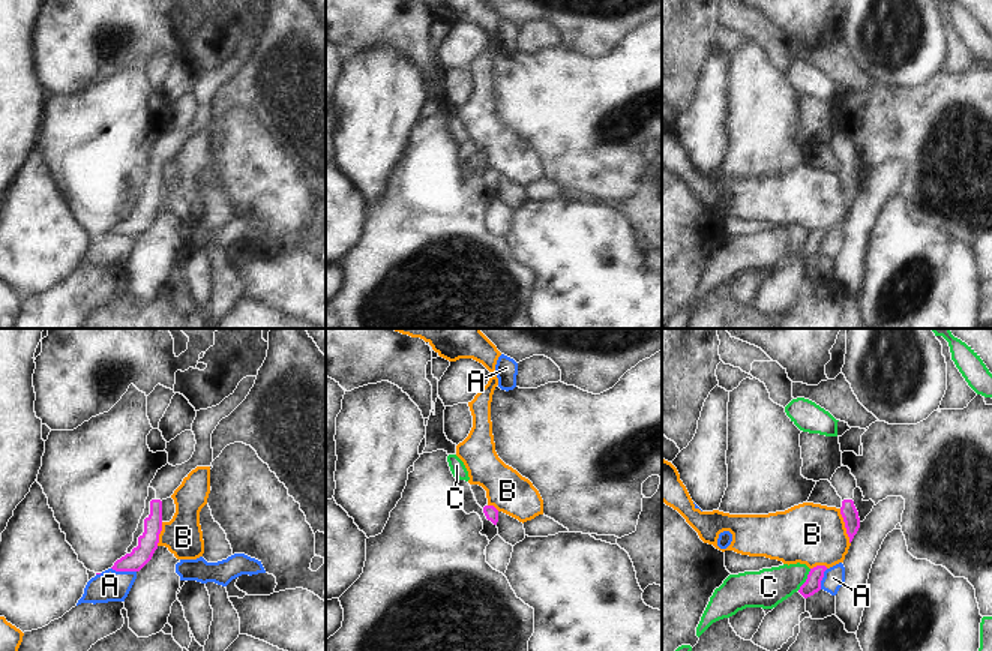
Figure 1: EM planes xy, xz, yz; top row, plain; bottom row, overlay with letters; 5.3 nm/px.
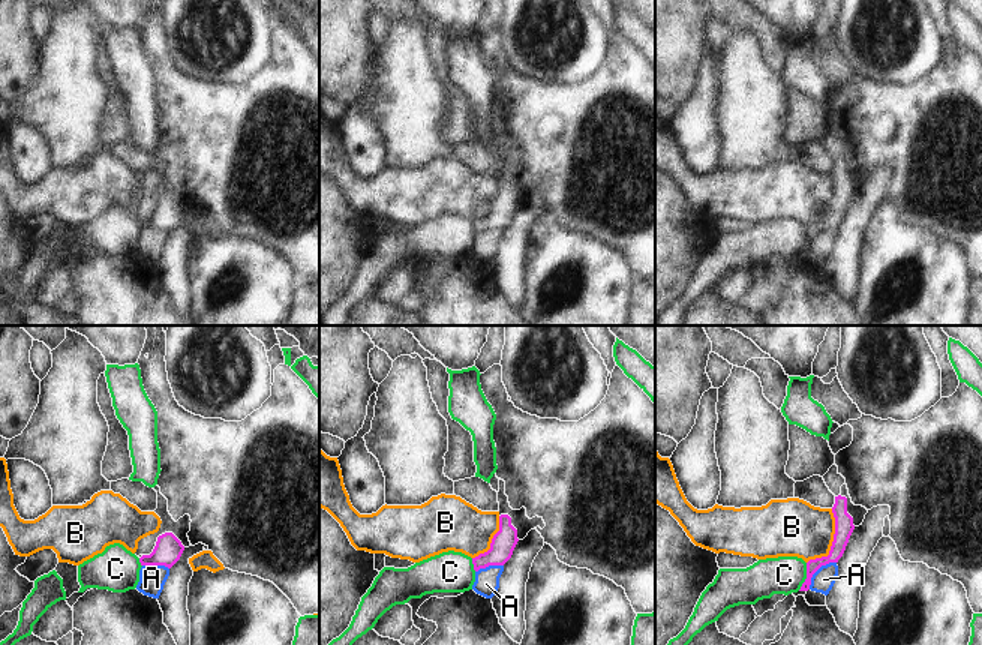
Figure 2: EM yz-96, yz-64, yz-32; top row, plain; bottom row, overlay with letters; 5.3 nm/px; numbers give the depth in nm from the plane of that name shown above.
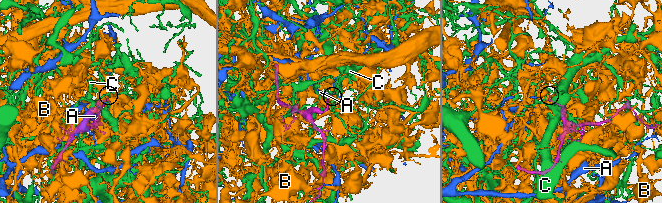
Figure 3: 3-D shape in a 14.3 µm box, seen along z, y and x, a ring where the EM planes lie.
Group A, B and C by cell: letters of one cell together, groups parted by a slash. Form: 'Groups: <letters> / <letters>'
Groups: A / B / C.

